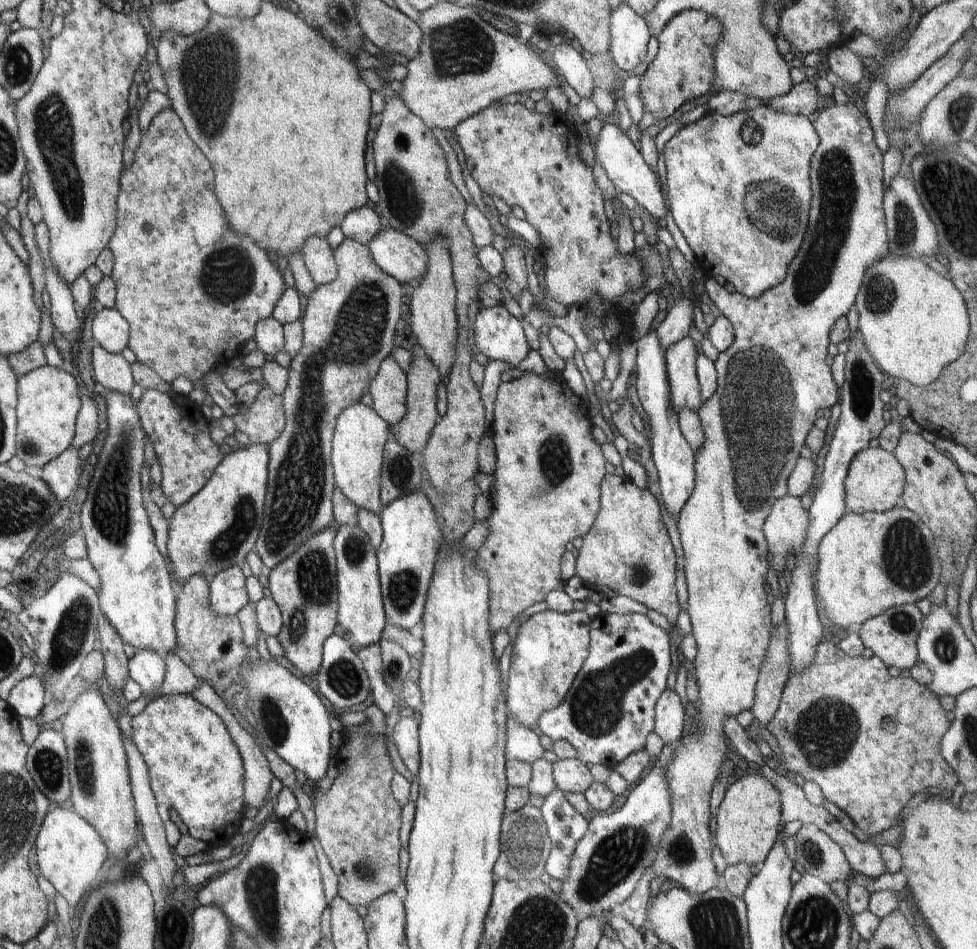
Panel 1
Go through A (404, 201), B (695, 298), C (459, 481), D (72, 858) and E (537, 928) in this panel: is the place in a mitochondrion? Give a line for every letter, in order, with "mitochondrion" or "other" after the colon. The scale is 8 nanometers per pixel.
A: mitochondrion
B: other
C: other
D: other
E: mitochondrion

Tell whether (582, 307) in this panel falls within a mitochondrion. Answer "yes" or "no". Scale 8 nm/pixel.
no

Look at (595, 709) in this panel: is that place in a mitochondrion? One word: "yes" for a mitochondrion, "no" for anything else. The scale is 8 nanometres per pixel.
yes

